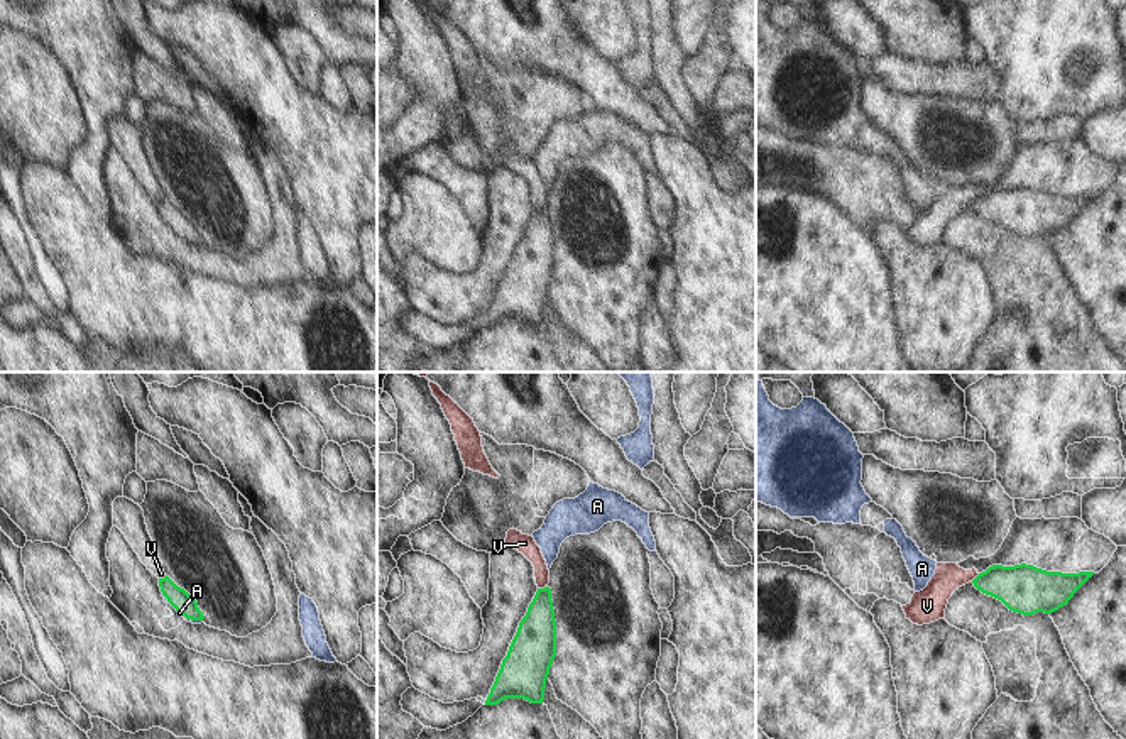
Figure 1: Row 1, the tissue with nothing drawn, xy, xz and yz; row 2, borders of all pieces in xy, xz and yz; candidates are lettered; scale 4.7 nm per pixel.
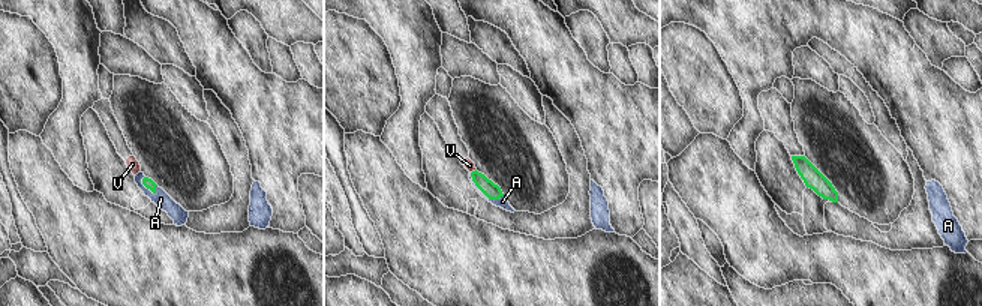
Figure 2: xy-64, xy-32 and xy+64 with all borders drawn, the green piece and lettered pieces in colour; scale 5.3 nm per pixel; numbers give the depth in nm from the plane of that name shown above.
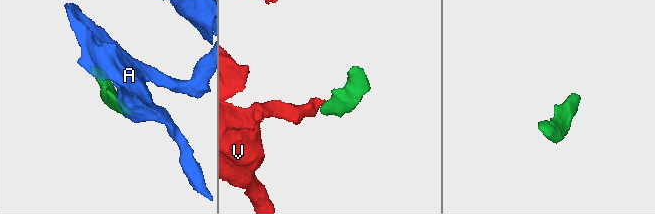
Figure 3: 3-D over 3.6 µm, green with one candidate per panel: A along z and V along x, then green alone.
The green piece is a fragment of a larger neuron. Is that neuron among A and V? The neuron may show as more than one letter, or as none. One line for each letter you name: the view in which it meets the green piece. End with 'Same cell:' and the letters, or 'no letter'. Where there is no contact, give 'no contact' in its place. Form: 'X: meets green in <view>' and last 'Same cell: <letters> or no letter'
A: meets green in xy
Same cell: A

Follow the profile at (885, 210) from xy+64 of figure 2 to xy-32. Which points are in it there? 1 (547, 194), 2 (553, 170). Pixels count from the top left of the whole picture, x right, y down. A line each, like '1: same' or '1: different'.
1: same
2: same

